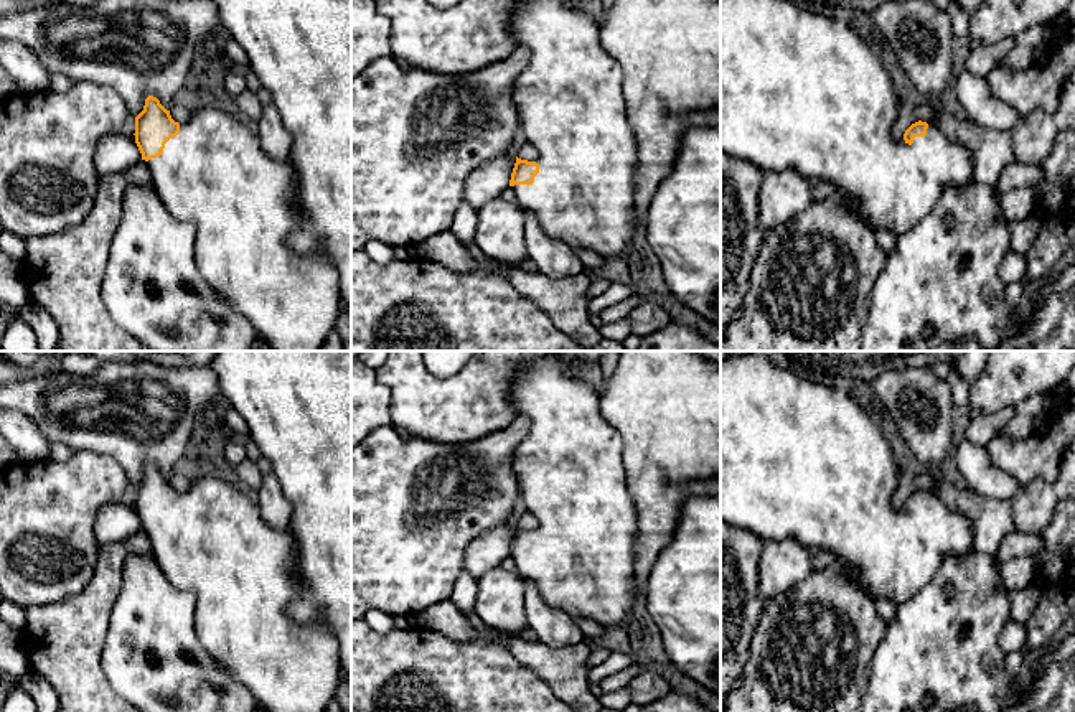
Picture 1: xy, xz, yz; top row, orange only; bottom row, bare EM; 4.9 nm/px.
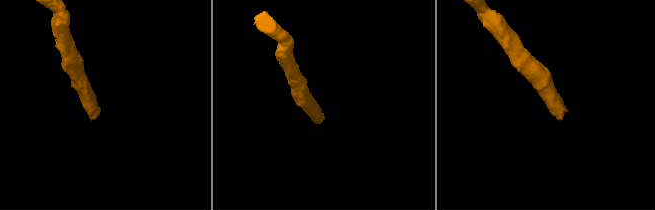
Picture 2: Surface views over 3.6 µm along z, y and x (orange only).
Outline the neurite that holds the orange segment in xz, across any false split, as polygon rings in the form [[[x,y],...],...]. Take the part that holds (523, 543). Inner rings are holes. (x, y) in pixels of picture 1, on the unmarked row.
[[[559,354],[526,358],[516,372],[511,396],[518,415],[529,419],[529,432],[516,447],[513,460],[519,506],[538,519],[534,531],[516,526],[509,549],[516,572],[533,580],[541,597],[570,618],[589,618],[602,626],[620,625],[643,593],[636,582],[636,513],[625,480],[622,435],[605,420],[599,391],[582,381],[579,371],[569,371]]]

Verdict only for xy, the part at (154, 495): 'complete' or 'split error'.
split error

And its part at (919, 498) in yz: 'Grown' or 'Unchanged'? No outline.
Grown

